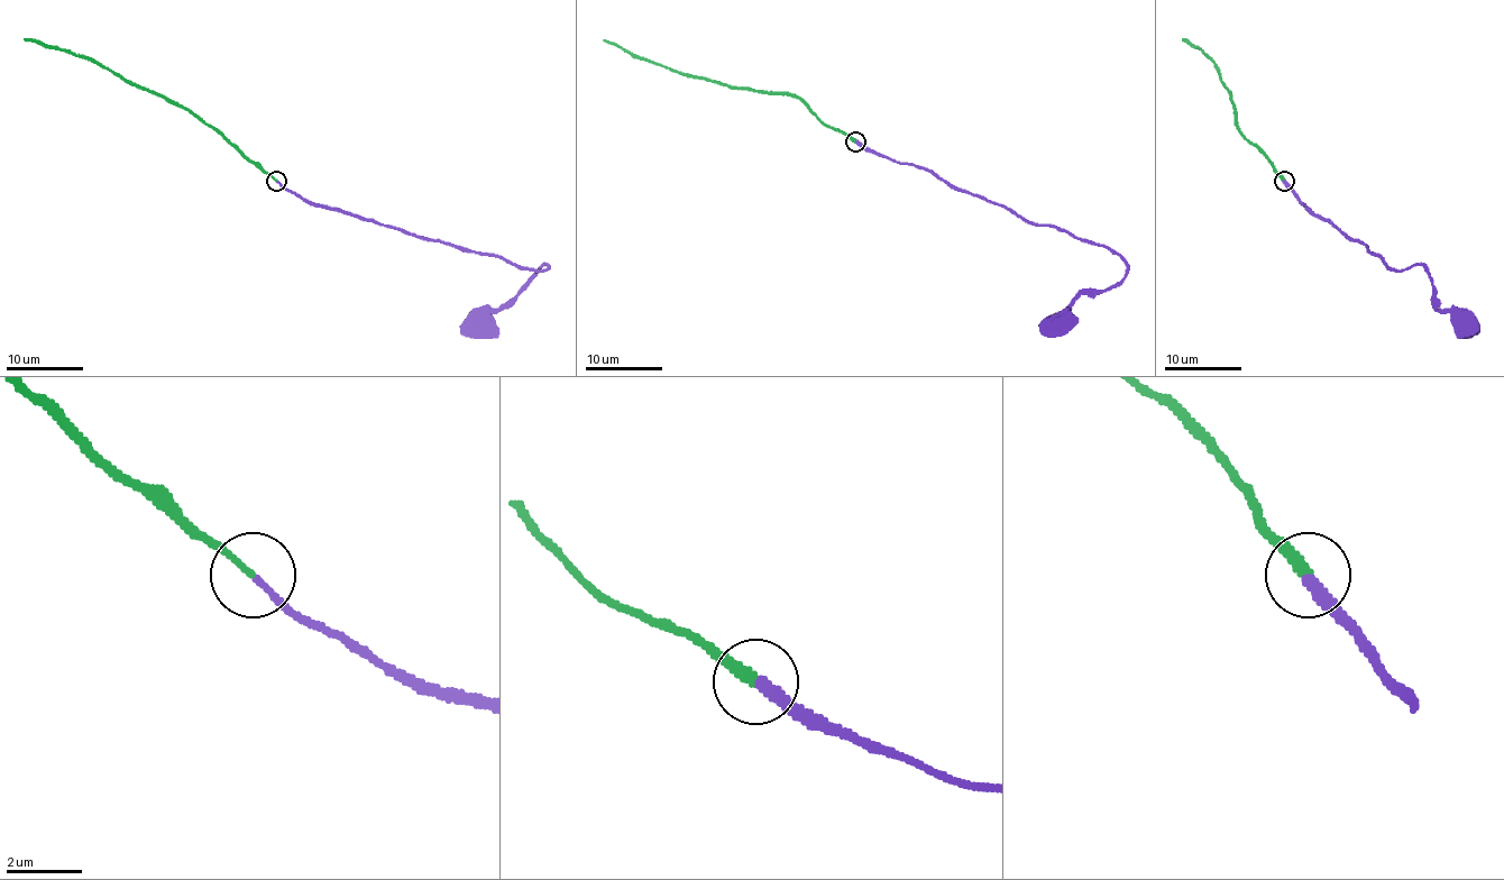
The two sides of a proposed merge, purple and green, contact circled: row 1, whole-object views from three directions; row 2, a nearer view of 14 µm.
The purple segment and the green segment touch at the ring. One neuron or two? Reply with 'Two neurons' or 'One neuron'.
One neuron

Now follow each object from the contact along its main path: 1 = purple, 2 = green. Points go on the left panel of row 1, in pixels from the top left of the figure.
1: (276, 181), (315, 204), (381, 226), (493, 254), (533, 269), (547, 267), (546, 264), (482, 323)
2: (276, 181), (248, 162), (211, 127), (161, 95), (134, 86), (95, 63), (24, 38)

